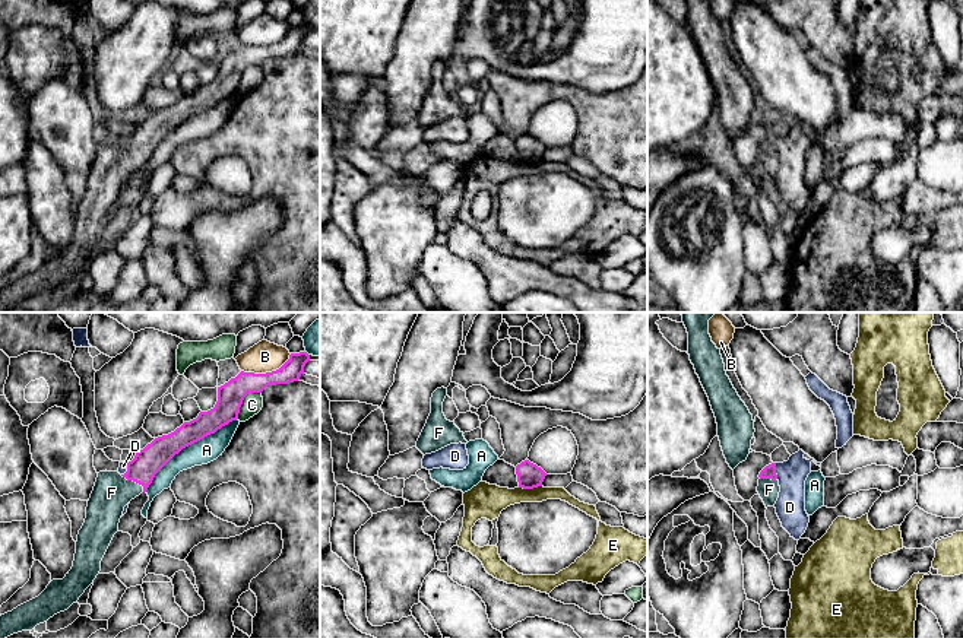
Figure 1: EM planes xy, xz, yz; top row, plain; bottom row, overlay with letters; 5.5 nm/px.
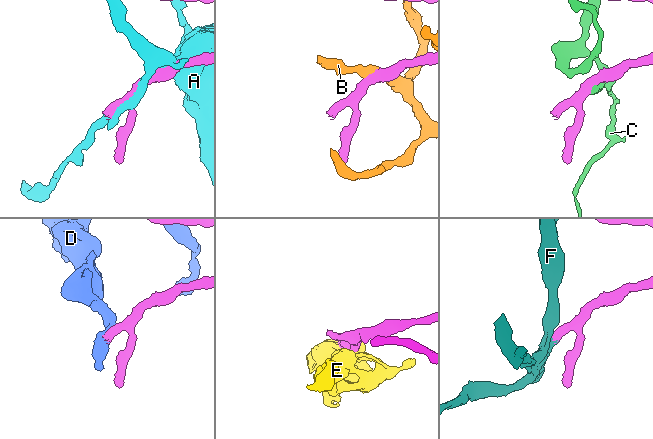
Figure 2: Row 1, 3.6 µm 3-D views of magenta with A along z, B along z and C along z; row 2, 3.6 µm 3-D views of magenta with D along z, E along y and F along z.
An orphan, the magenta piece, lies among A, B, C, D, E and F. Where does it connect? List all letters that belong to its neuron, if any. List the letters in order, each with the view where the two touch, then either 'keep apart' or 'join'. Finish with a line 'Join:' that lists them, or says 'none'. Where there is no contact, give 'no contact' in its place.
A: xy | keep apart
B: xy | keep apart
C: xy | keep apart
D: yz | keep apart
E: xz | keep apart
F: xy | join
Join: F

